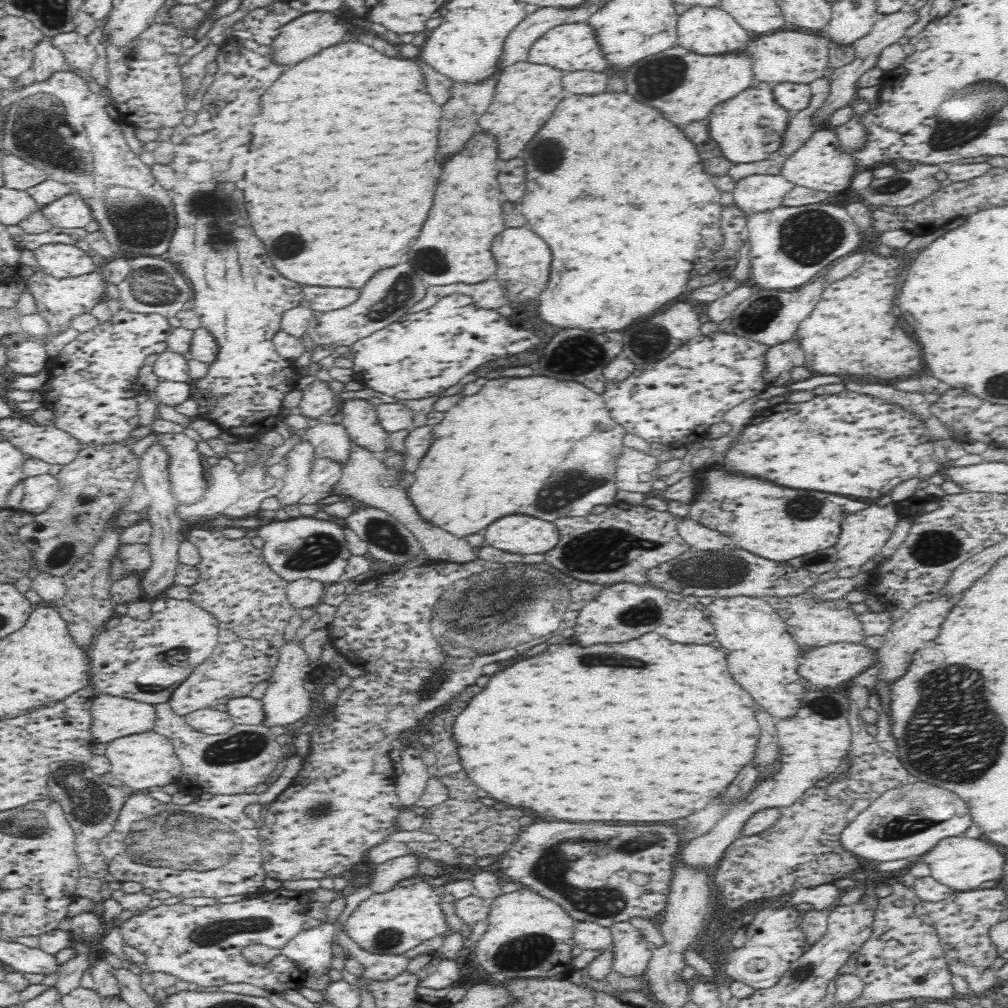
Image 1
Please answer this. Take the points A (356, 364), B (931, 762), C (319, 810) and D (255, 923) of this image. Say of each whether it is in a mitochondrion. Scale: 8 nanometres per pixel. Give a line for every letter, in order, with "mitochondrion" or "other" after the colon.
A: other
B: mitochondrion
C: mitochondrion
D: mitochondrion

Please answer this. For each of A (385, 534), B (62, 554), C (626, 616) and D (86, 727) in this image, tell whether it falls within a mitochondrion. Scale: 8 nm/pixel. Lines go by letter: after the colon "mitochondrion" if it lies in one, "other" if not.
A: mitochondrion
B: mitochondrion
C: mitochondrion
D: other

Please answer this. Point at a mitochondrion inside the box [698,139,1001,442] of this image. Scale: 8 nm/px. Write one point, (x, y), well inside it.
(808, 238)

